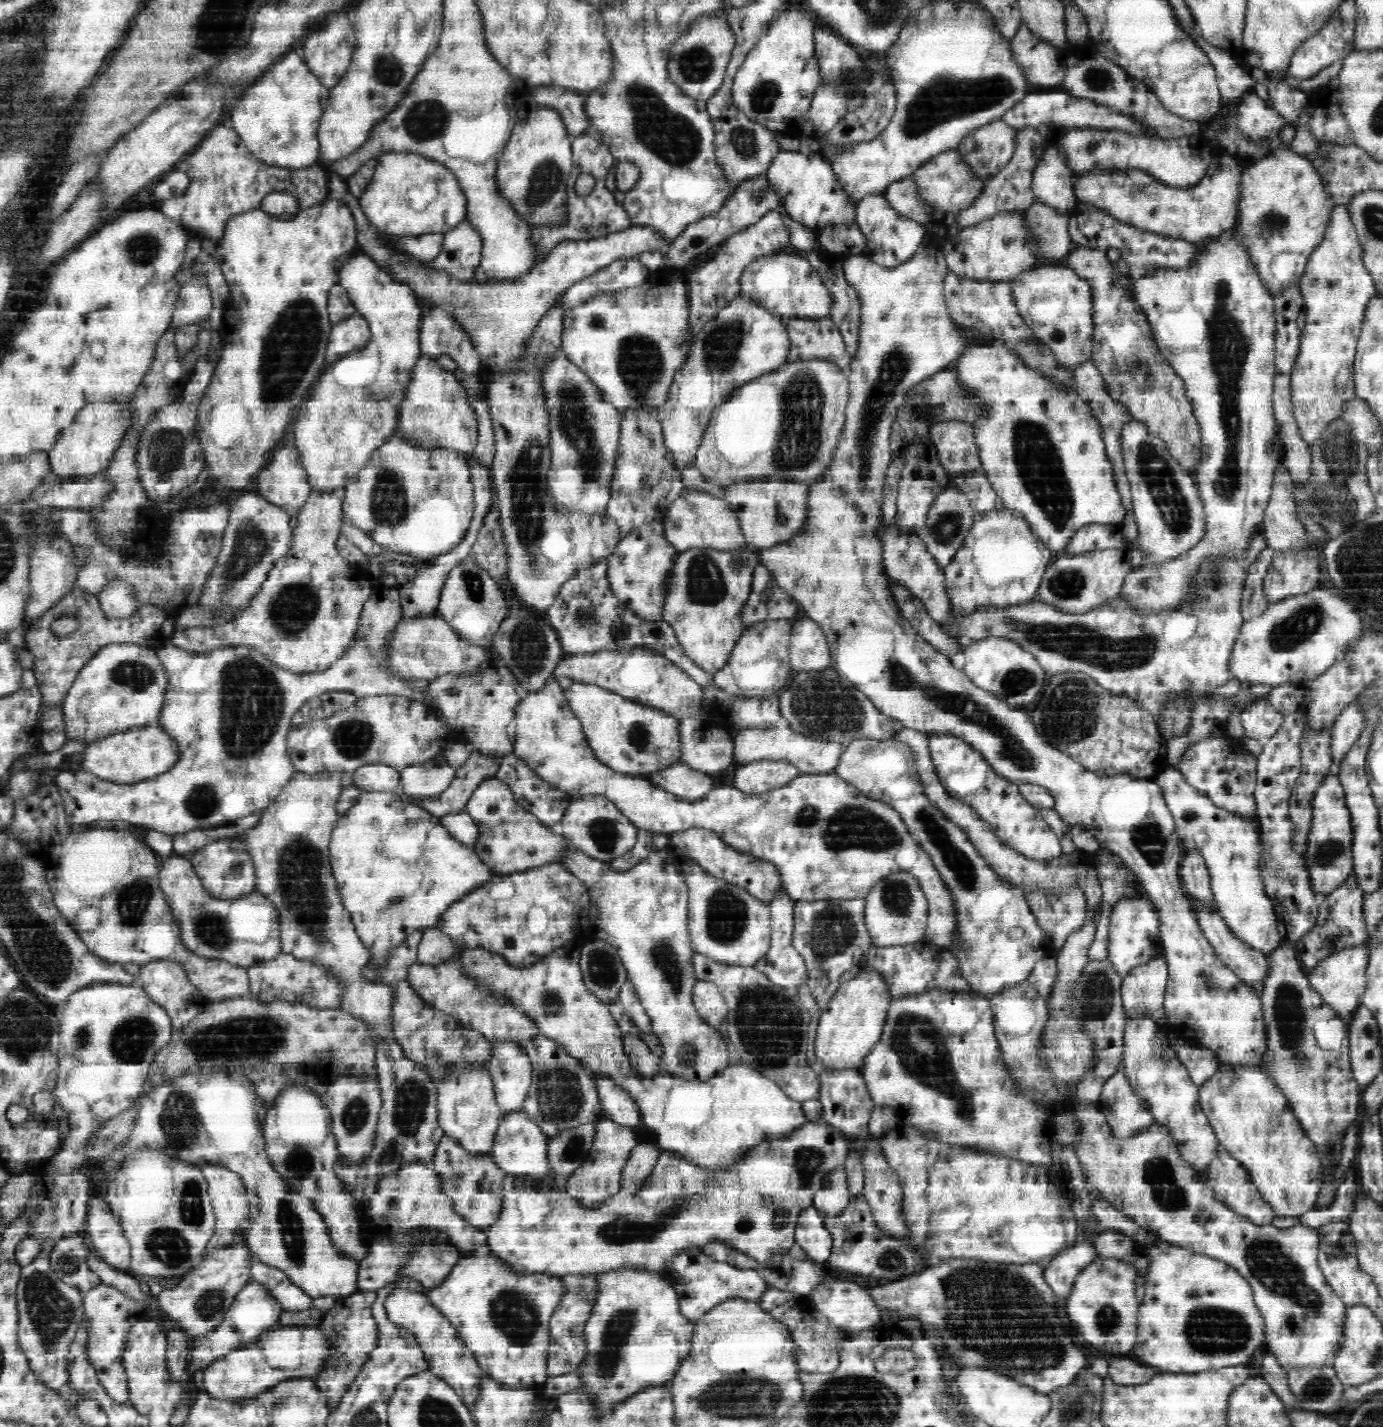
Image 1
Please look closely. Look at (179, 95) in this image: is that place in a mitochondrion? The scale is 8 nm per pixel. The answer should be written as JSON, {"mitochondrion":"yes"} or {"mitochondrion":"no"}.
{"mitochondrion":"no"}

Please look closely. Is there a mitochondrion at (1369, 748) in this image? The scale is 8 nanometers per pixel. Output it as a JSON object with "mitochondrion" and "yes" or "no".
{"mitochondrion":"no"}

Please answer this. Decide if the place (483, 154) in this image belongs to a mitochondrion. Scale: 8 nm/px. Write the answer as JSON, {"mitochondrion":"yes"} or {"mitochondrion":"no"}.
{"mitochondrion":"no"}

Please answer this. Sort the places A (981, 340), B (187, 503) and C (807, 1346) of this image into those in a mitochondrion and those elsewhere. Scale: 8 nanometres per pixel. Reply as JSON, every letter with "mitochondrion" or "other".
{"A":"other","B":"other","C":"other"}

